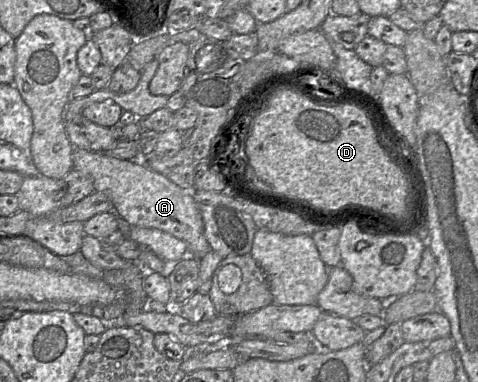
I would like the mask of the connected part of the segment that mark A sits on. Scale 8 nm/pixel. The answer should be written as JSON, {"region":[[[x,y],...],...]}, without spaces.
{"region":[[[74,148],[73,169],[92,178],[95,191],[110,197],[113,211],[126,224],[154,228],[170,234],[184,241],[188,245],[189,255],[198,260],[211,251],[204,237],[202,216],[194,201],[193,191],[184,190],[151,170],[142,159],[119,159],[103,152]]]}

